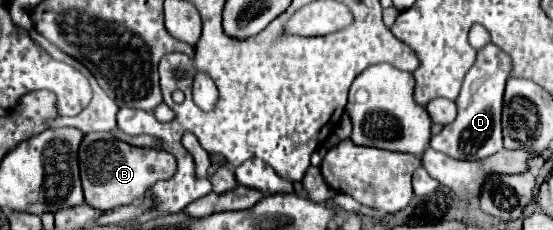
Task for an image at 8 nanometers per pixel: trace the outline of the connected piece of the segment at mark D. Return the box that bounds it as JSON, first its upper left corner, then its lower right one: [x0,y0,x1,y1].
[429,42,511,160]

